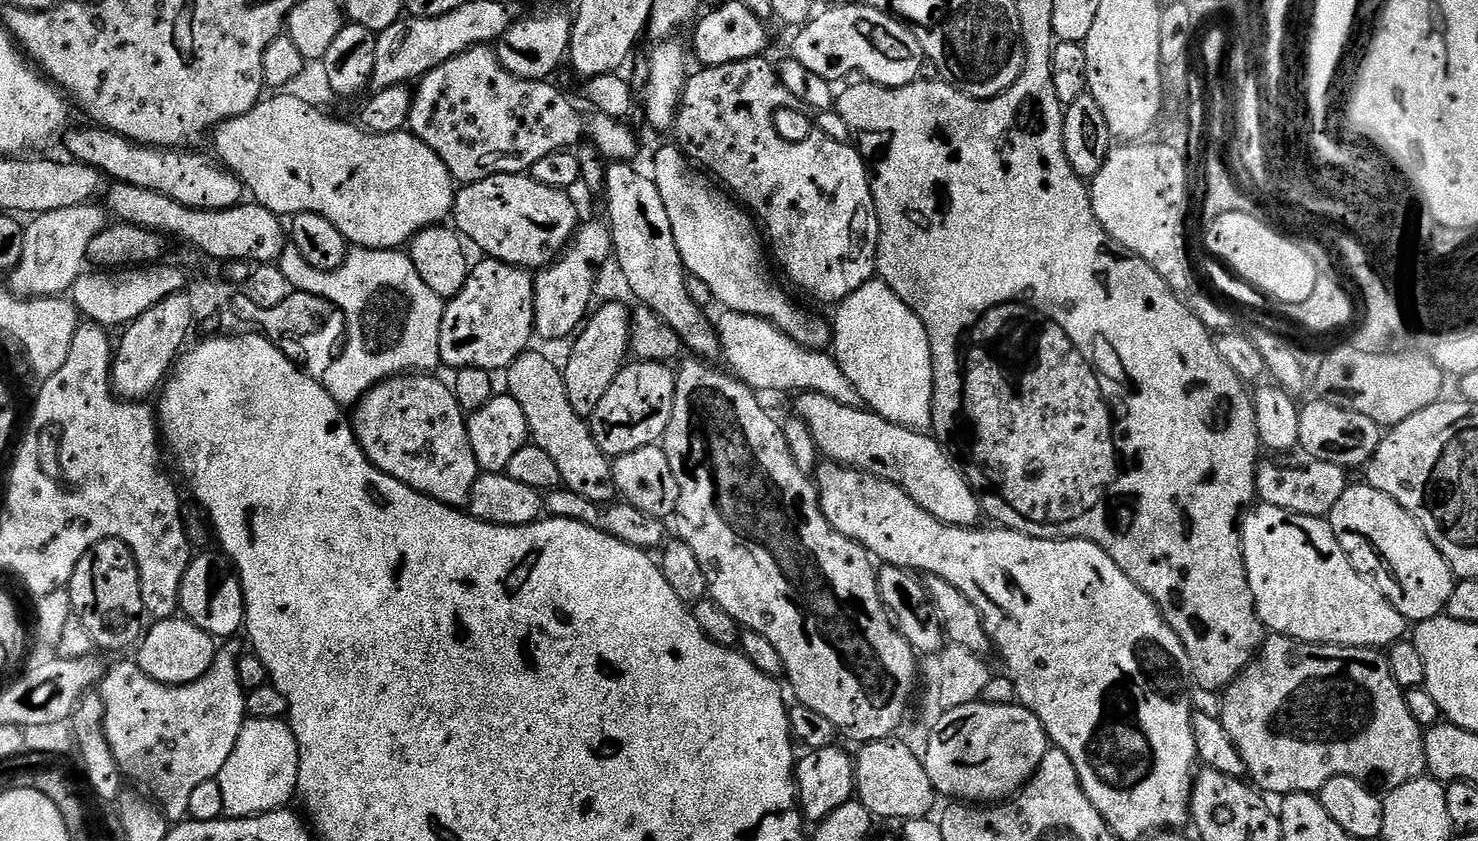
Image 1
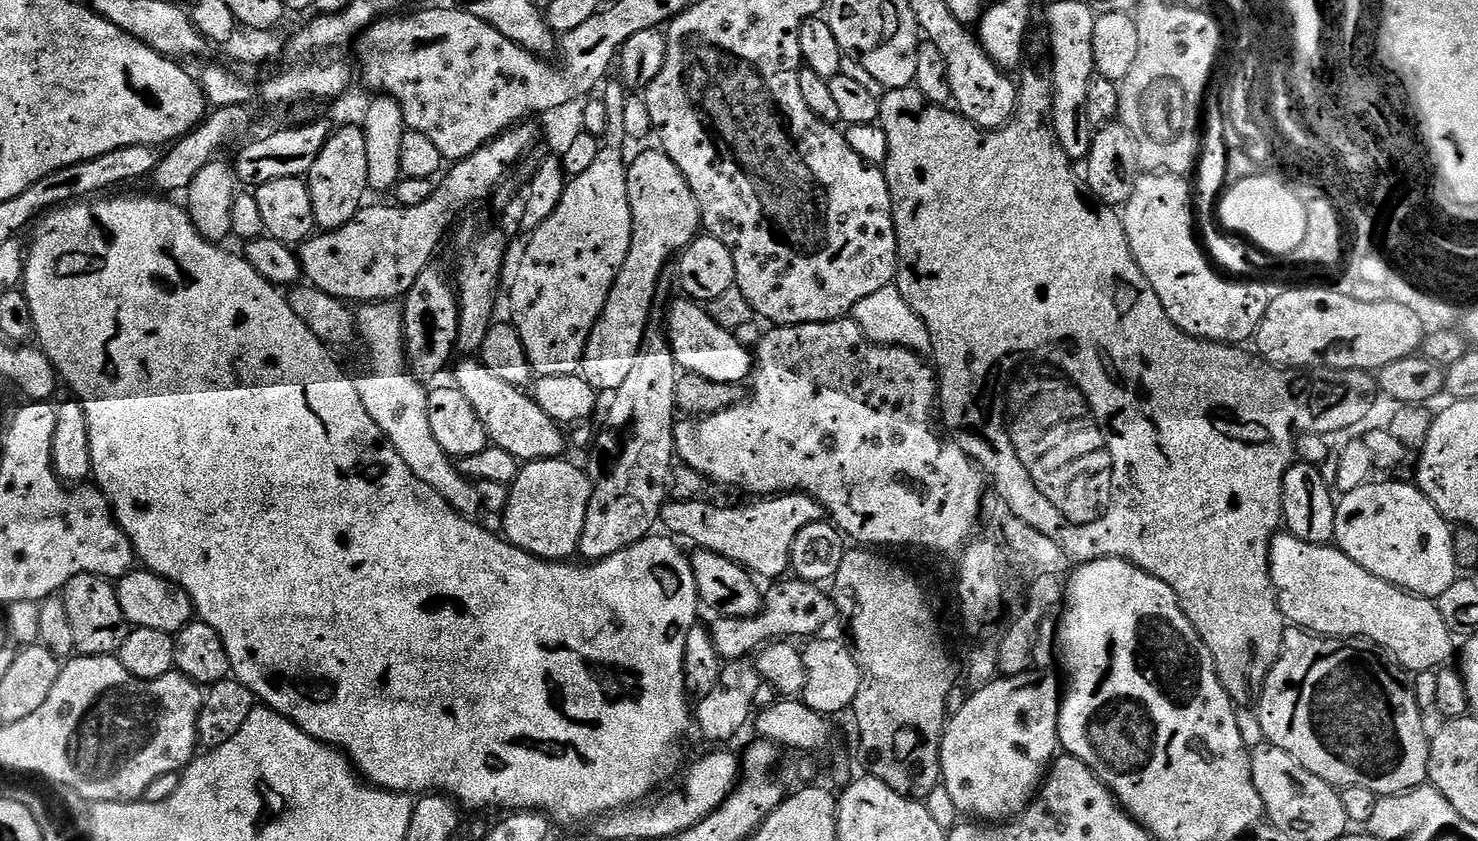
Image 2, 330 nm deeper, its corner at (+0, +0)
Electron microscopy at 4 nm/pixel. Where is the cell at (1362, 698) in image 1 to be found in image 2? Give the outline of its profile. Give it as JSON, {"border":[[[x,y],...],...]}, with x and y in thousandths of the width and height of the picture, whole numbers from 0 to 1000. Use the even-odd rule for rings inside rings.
{"border":[[[872,746],[866,781],[851,824],[855,879],[865,887],[865,892],[870,892],[886,920],[905,939],[922,935],[933,949],[960,937],[966,926],[968,870],[963,867],[964,848],[959,839],[957,822],[947,810],[947,801],[940,781],[925,761],[891,756],[881,747]]]}

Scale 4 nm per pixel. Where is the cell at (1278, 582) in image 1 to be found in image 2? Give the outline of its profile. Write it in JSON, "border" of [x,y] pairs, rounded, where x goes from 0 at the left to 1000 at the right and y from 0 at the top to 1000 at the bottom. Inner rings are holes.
{"border":[[[864,635],[858,648],[858,674],[861,683],[861,694],[863,698],[863,713],[869,728],[869,738],[878,747],[891,756],[925,761],[938,776],[948,795],[953,794],[955,801],[974,795],[982,775],[984,757],[978,740],[976,740],[976,730],[968,712],[957,709],[955,704],[938,694],[935,687],[922,678],[922,673],[917,671],[903,649],[887,647],[873,635]]]}

